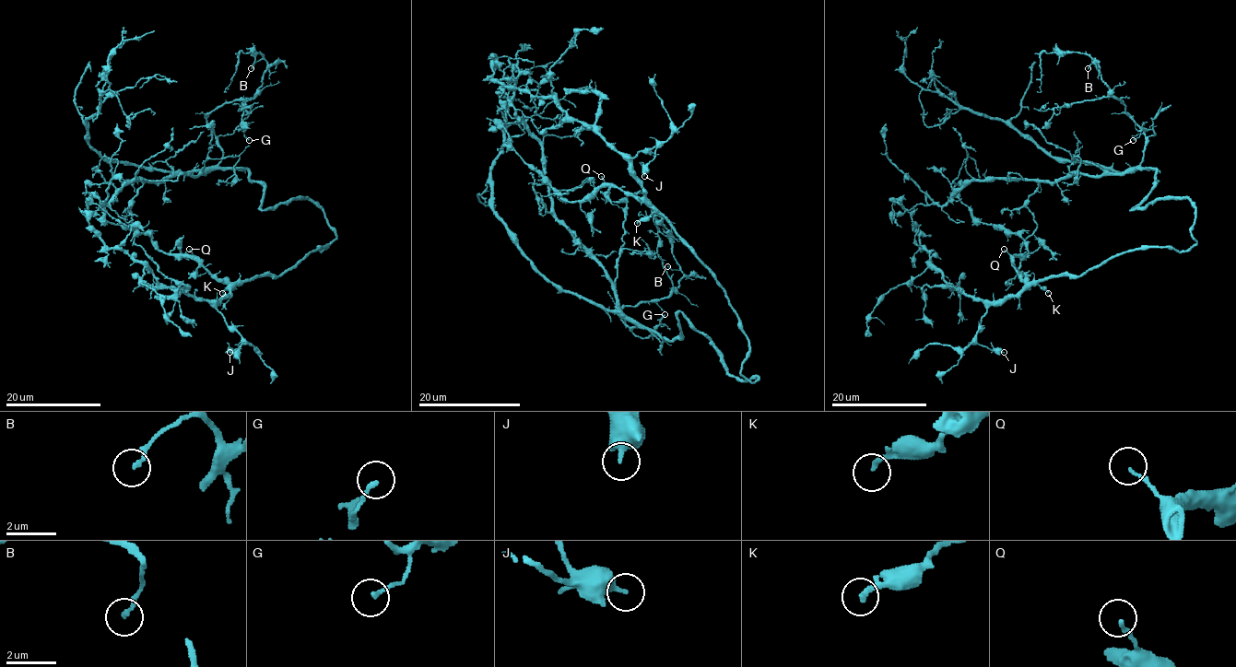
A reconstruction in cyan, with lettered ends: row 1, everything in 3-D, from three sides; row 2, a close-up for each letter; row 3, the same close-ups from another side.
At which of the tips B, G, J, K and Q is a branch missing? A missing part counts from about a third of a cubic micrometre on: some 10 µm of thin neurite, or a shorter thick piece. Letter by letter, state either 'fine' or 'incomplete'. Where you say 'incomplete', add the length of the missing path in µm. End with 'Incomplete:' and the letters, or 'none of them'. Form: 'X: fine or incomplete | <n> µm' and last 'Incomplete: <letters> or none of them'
B: fine
G: fine
J: fine
K: fine
Q: fine
Incomplete: none of them

